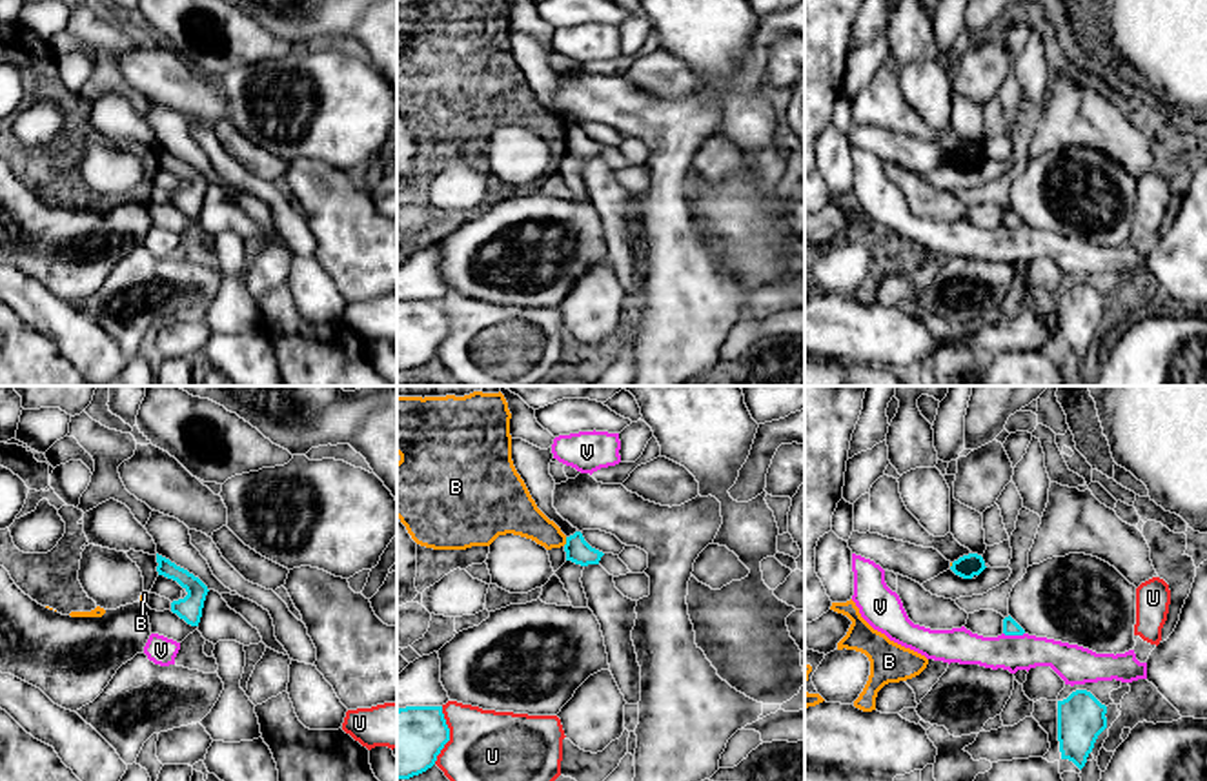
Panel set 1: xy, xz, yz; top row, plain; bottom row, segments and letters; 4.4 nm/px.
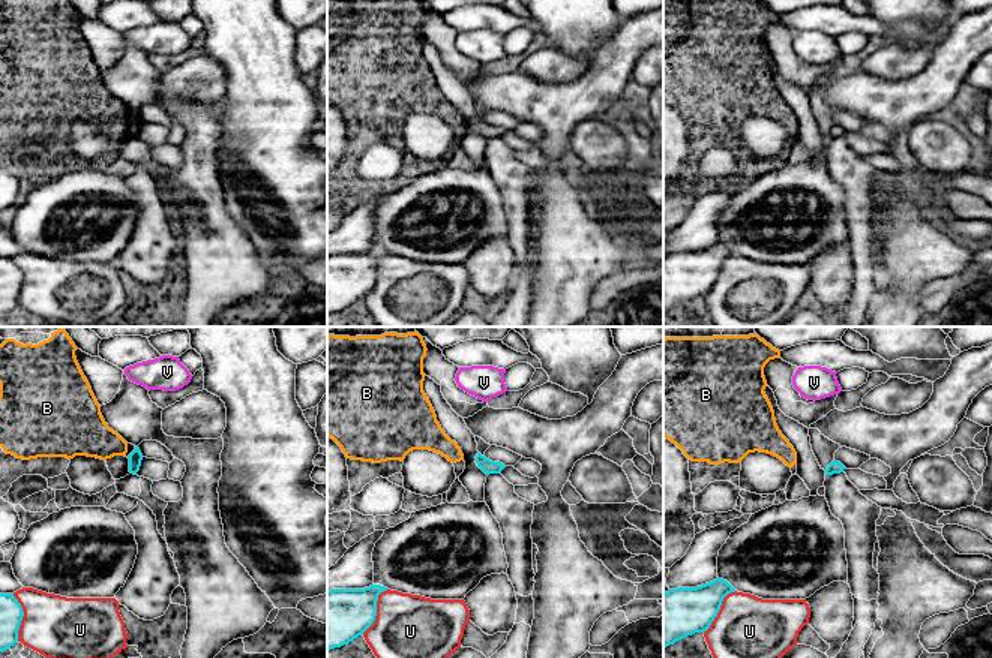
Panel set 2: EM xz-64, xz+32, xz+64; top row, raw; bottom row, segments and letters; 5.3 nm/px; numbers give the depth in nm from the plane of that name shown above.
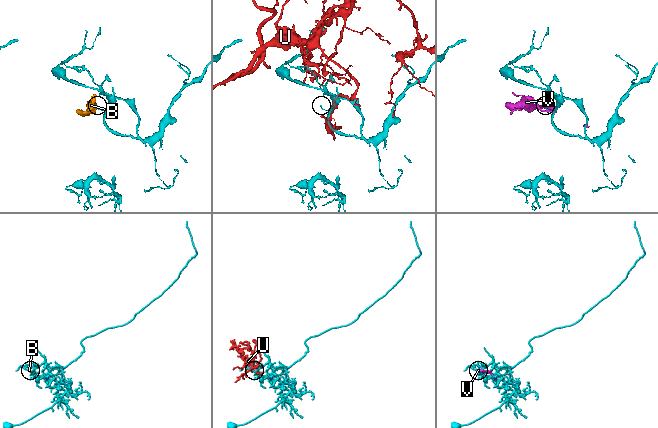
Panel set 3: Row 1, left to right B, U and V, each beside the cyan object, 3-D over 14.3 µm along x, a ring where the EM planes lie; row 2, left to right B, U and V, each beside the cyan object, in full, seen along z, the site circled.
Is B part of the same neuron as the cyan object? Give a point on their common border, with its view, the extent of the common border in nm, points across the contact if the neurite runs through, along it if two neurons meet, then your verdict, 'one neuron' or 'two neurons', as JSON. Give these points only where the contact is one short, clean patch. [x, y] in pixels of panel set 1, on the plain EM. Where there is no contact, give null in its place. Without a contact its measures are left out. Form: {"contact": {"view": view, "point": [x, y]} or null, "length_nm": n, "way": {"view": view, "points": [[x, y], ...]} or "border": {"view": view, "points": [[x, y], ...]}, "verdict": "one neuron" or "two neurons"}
{"contact": {"view": "xz", "point": [567, 133]}, "length_nm": 40, "border": {"view": "xz", "points": [[567, 130], [563, 137]]}, "verdict": "two neurons"}

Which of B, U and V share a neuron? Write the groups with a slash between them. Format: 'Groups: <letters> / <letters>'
Groups: B / U / V

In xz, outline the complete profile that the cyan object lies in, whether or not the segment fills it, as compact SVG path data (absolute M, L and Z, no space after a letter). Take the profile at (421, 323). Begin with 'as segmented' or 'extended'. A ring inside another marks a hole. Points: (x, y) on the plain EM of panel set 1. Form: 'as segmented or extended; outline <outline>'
as segmented; outline M442 299L397 302L397 371L410 371L431 360L450 333Z

